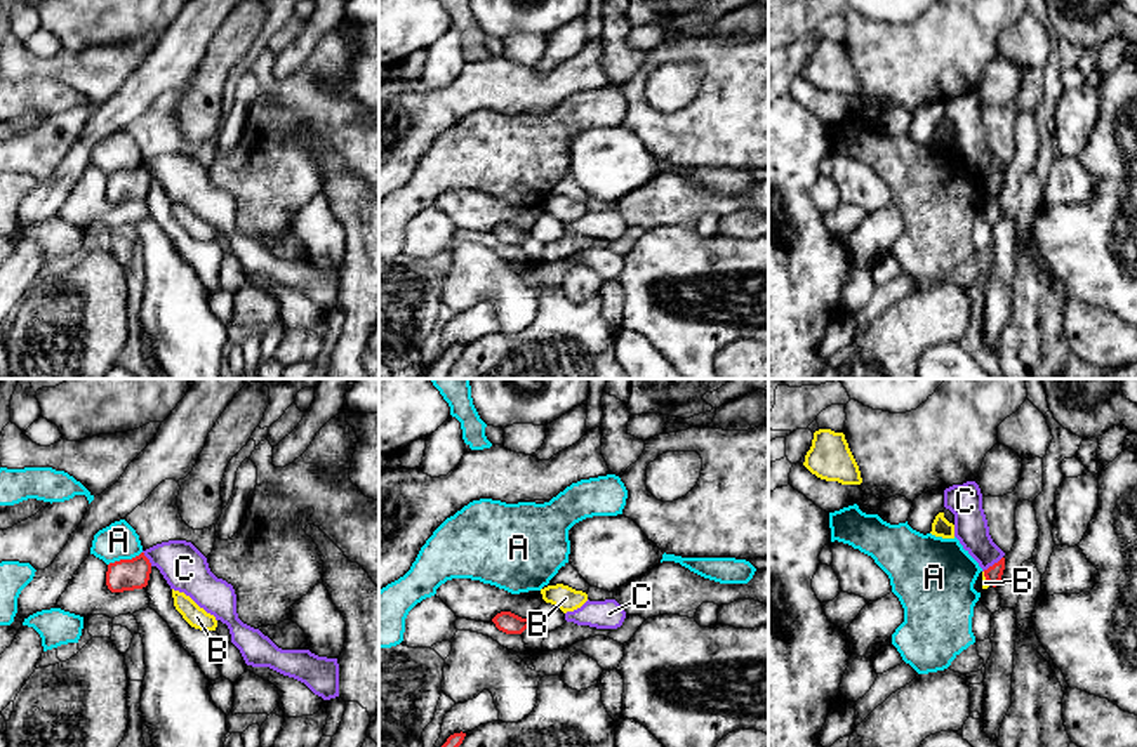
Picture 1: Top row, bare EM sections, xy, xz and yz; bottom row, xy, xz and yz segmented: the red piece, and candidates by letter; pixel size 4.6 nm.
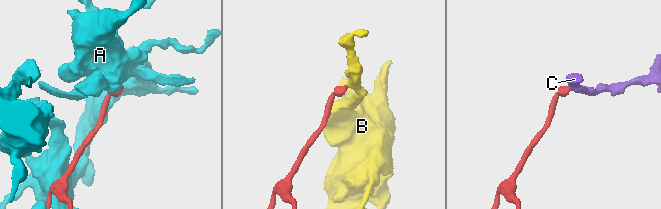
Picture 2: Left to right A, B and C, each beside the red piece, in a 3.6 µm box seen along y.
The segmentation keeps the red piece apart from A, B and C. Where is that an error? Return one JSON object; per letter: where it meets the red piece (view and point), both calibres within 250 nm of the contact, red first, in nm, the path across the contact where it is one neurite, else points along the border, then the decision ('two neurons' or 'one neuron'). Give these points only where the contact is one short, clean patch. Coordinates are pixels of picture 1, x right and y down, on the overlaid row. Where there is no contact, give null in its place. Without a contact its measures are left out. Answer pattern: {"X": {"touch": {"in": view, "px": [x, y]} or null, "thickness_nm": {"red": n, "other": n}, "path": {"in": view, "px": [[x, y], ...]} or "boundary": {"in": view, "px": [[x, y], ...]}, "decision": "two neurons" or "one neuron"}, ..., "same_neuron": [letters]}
{"A": {"touch": {"in": "xy", "px": [124, 560]}, "thickness_nm": {"red": 140, "other": 170}, "decision": "two neurons"}, "B": {"touch": {"in": "yz", "px": [986, 579]}, "thickness_nm": {"red": 80, "other": 30}, "boundary": {"in": "yz", "px": [[983, 572], [990, 584]]}, "decision": "two neurons"}, "C": {"touch": {"in": "yz", "px": [993, 565]}, "thickness_nm": {"red": 80, "other": 160}, "boundary": {"in": "yz", "px": [[1002, 556], [983, 570]]}, "decision": "two neurons"}, "same_neuron": []}

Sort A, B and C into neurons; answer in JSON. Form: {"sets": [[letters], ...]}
{"sets": [["A"], ["B"], ["C"]]}

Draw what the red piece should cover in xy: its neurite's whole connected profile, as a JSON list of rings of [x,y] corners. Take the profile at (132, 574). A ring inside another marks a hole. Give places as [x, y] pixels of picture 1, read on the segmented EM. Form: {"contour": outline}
{"contour": [[[141,552],[132,559],[110,563],[106,572],[106,585],[111,592],[143,589],[148,585],[150,573],[151,563],[144,552]]]}

